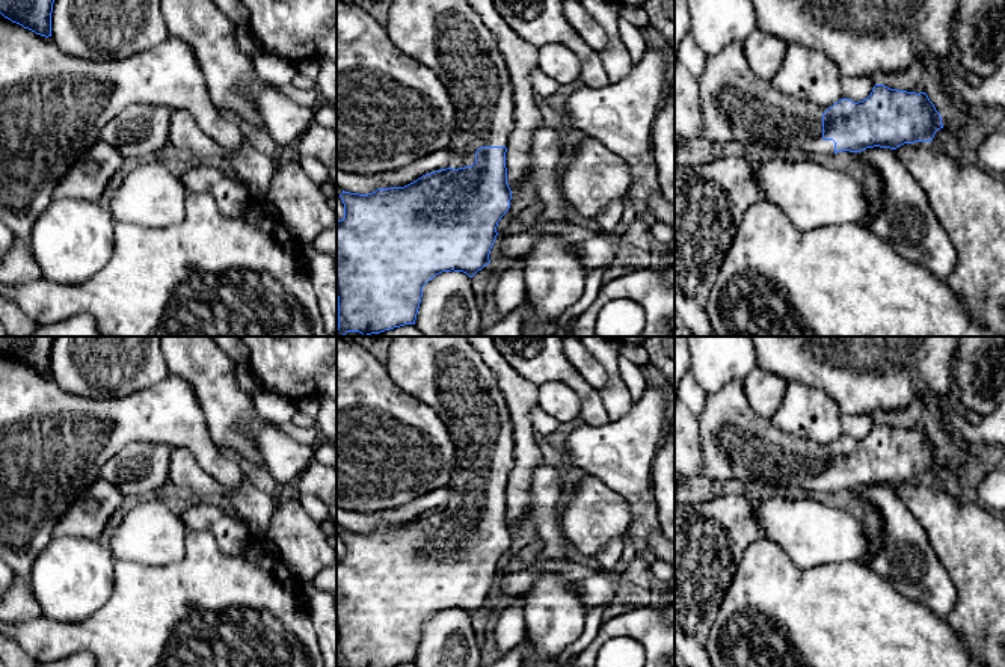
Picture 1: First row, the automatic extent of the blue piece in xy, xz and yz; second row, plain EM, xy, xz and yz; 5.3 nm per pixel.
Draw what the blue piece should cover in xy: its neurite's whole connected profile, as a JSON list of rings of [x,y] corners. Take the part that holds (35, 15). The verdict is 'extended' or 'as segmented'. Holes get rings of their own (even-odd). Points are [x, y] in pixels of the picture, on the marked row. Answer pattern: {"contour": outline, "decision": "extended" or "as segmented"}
{"contour": [[[0,0],[0,14],[41,36],[51,36],[54,0]]], "decision": "as segmented"}

